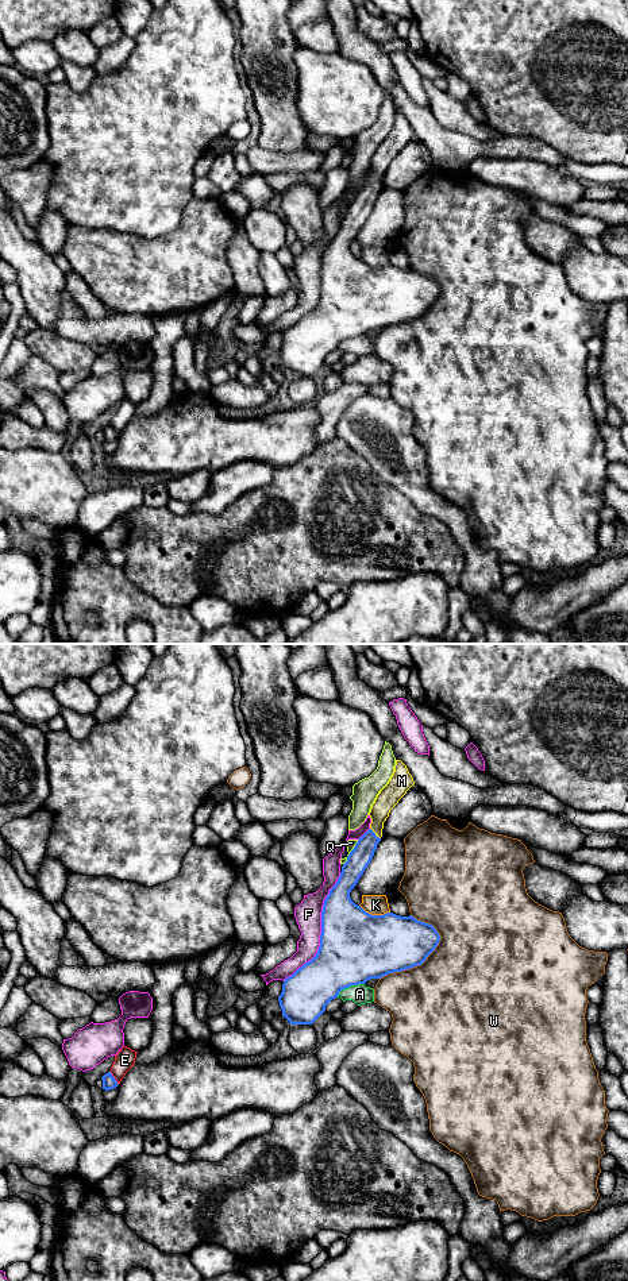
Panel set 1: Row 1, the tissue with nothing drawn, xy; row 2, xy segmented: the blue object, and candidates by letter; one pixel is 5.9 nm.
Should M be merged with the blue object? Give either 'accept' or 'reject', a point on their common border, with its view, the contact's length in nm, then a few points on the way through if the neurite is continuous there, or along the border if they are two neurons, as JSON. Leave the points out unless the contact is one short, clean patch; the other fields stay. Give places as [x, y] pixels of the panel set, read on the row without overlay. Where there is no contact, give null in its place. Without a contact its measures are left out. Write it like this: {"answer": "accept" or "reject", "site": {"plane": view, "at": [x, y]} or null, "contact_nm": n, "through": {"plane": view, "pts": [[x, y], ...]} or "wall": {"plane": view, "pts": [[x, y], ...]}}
{"answer": "accept", "site": {"plane": "xy", "at": [374, 185]}, "contact_nm": 90, "through": {"plane": "xy", "pts": [[359, 209], [374, 185], [380, 161], [389, 147]]}}

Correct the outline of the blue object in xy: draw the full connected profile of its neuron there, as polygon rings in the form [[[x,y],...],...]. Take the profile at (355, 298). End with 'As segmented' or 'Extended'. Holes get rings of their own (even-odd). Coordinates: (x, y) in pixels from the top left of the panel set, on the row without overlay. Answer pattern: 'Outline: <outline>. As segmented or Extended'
Outline: [[[396,112],[390,132],[371,157],[369,165],[371,170],[370,181],[358,192],[347,208],[336,236],[324,251],[320,298],[316,308],[284,332],[278,354],[282,369],[290,377],[312,377],[342,342],[421,317],[438,298],[440,288],[432,277],[417,273],[412,267],[400,269],[393,265],[371,267],[350,250],[351,242],[374,208],[382,189],[384,174],[390,162],[413,136],[413,130],[407,117],[401,112]]]. Extended

